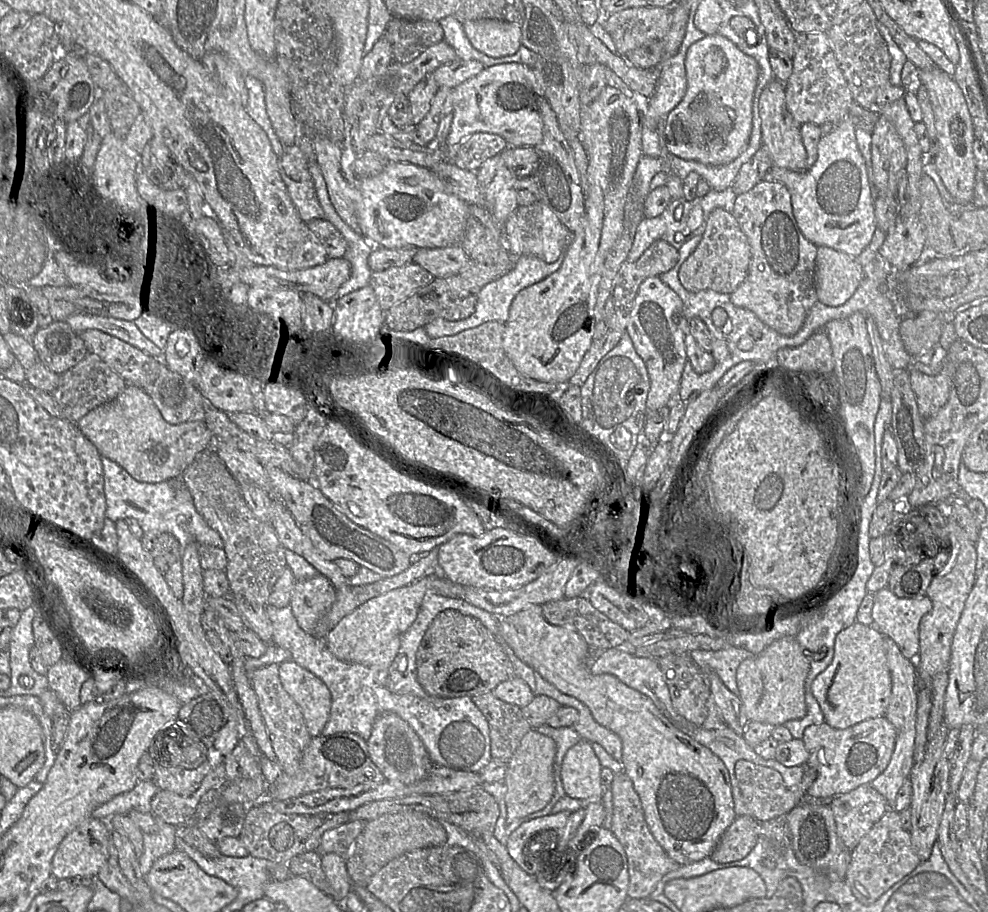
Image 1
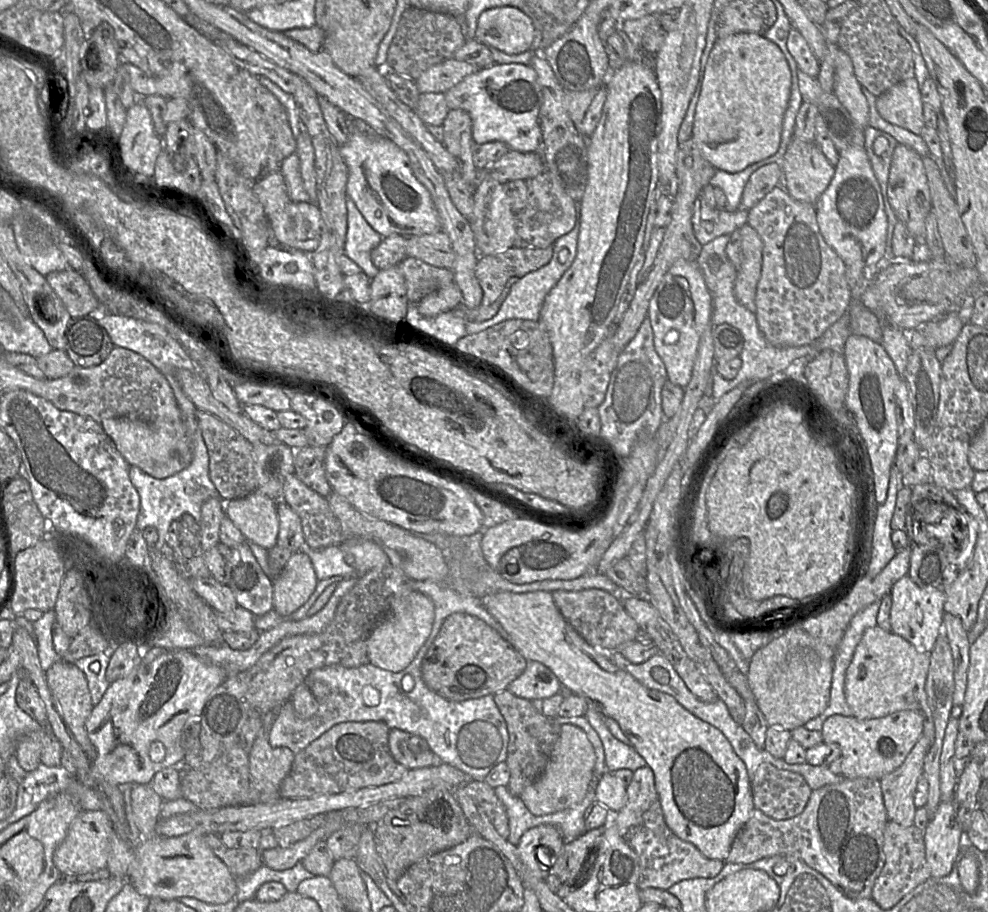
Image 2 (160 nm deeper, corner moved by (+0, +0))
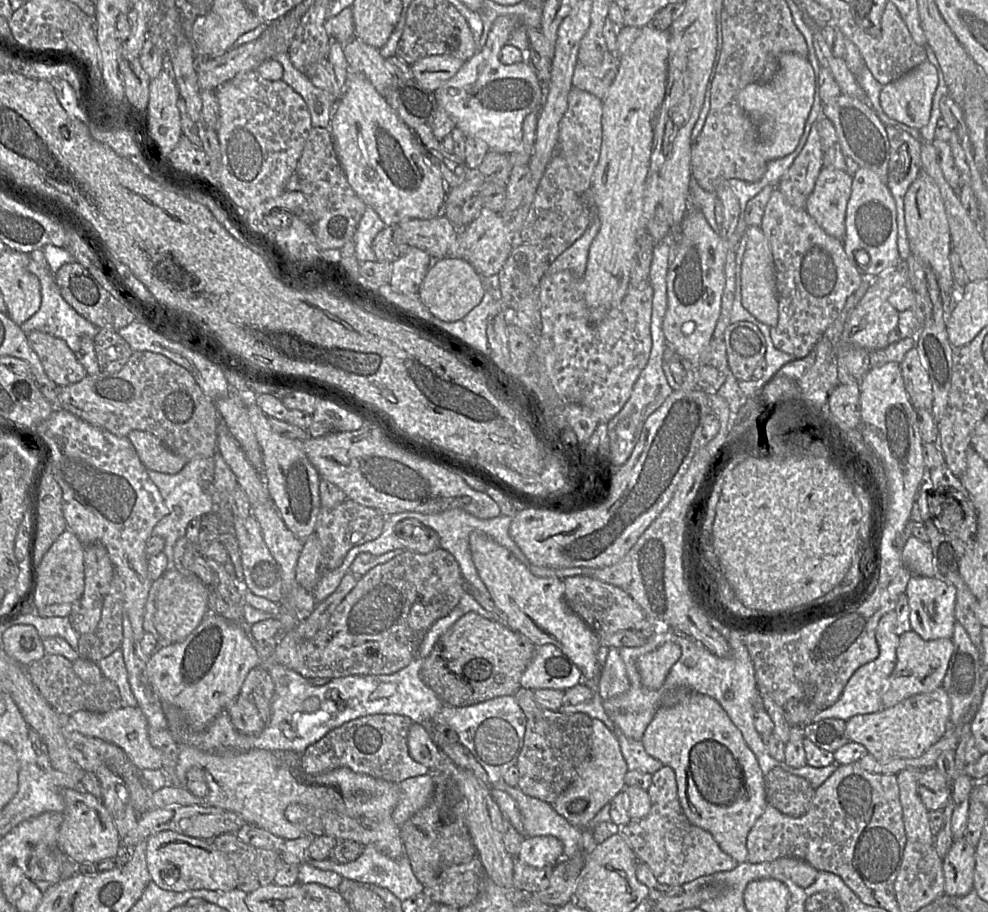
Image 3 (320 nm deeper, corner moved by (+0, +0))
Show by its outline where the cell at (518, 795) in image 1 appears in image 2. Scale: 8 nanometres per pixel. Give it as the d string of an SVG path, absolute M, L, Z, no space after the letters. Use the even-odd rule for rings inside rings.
M564 724L543 773L522 791L519 798L534 815L551 814L576 806L596 782L595 761L594 747L585 731L575 725Z

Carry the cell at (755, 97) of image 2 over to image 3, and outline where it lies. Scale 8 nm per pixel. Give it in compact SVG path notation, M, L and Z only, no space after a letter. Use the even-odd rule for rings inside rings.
M785 52L779 56L777 71L770 81L749 84L738 93L739 105L771 127L768 141L758 148L768 162L782 158L796 149L814 104L817 82L818 77L807 59L793 52Z

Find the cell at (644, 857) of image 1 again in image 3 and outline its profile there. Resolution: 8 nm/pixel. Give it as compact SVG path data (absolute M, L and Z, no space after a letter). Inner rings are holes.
M663 766L653 773L647 793L651 802L649 813L621 826L620 834L630 845L638 861L649 866L658 882L682 886L699 877L731 871L737 867L738 862L721 850L708 831L693 825L686 817L678 799L672 768Z

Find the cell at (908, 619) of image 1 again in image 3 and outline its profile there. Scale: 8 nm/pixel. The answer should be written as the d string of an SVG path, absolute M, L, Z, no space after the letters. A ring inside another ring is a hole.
M912 574L904 594L910 609L911 631L917 633L924 640L951 638L956 624L954 611L957 589L953 584L942 577Z

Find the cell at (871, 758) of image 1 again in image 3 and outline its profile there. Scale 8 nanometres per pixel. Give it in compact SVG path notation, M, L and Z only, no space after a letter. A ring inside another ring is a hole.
M939 687L931 692L912 696L882 711L855 715L846 720L845 733L851 742L863 745L877 760L917 758L940 740L950 728L950 699Z

